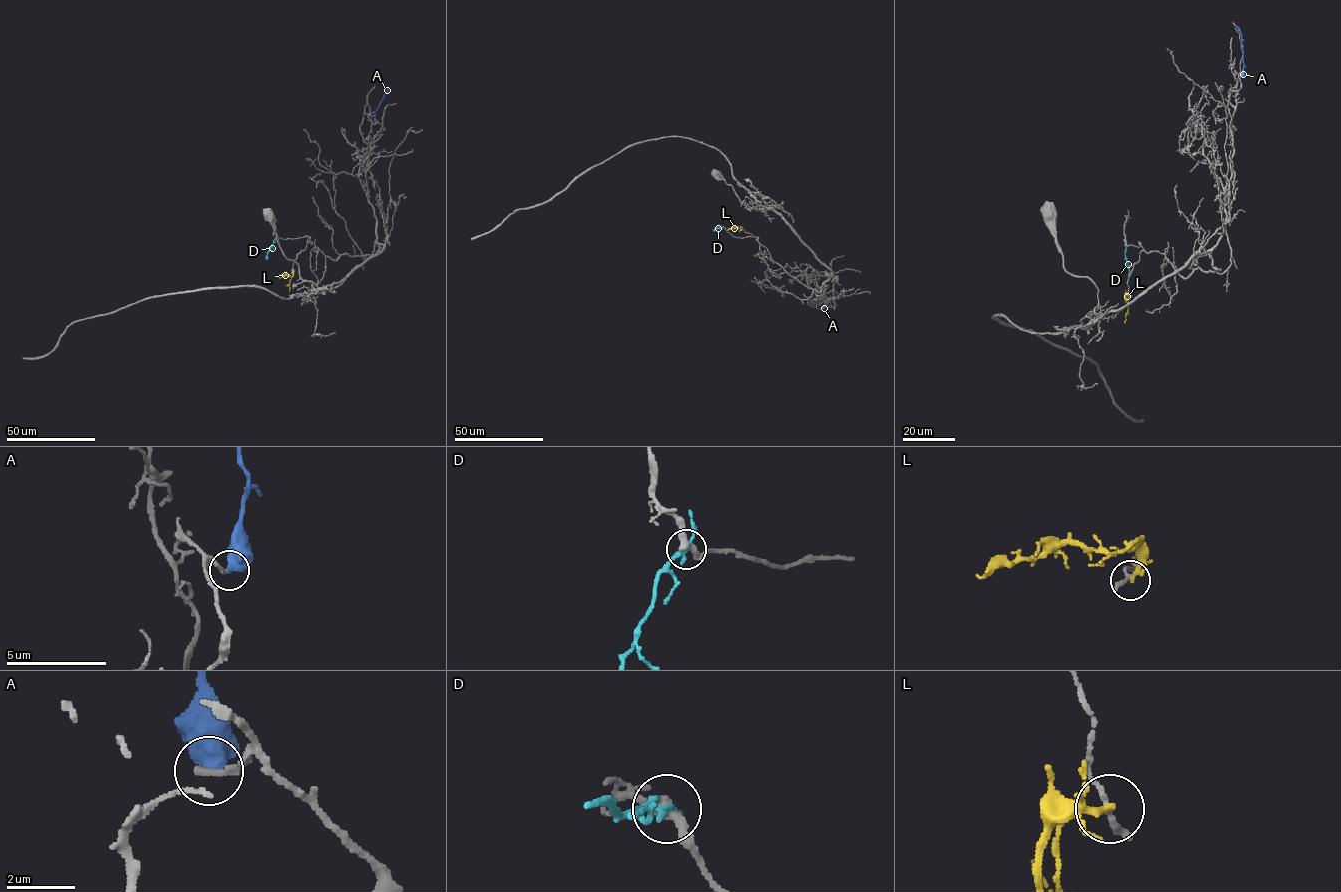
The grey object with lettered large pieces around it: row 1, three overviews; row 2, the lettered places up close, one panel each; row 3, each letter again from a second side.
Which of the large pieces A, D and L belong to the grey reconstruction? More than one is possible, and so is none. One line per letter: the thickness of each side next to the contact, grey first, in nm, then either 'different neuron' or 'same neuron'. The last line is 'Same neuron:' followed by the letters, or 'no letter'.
A: 240/650 nm | different neuron
D: 380/180 nm | different neuron
L: 240/150 nm | different neuron
Same neuron: no letter

